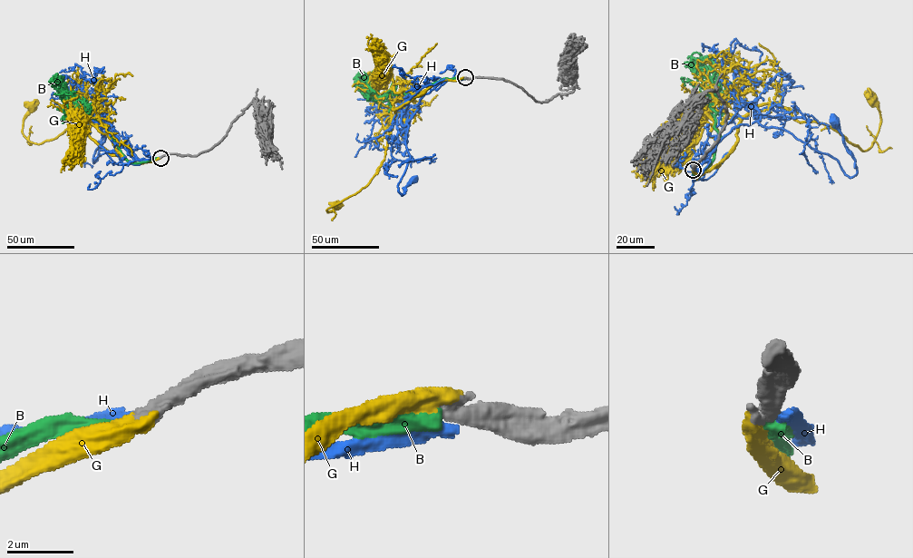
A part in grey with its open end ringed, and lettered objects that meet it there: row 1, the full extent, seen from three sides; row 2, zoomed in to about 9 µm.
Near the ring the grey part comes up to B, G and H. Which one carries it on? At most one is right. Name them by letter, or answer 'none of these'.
G

